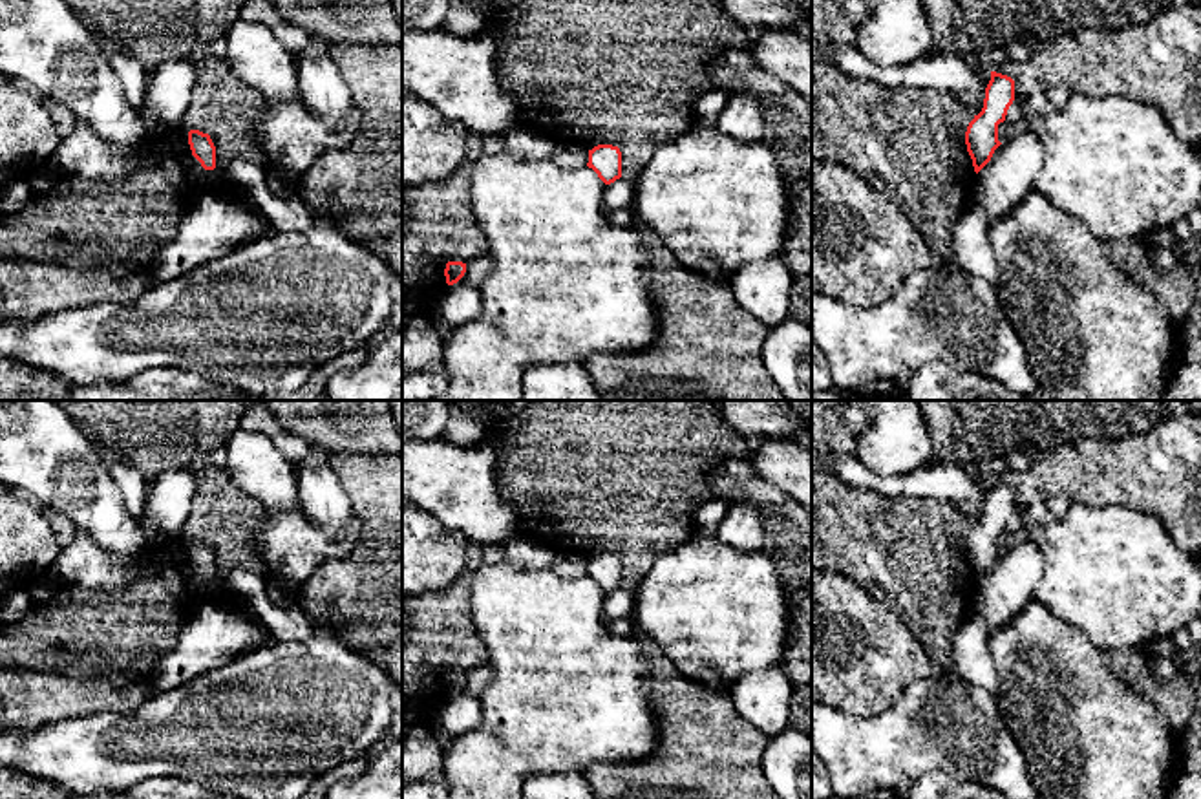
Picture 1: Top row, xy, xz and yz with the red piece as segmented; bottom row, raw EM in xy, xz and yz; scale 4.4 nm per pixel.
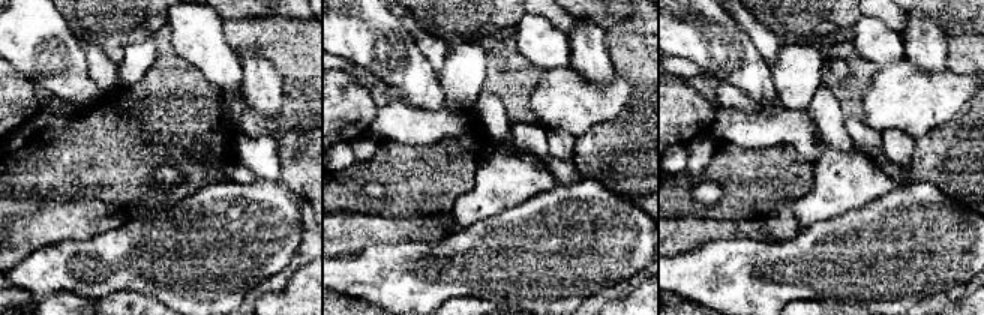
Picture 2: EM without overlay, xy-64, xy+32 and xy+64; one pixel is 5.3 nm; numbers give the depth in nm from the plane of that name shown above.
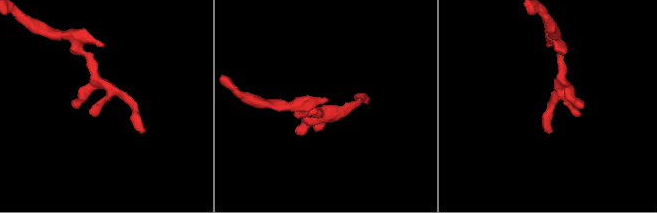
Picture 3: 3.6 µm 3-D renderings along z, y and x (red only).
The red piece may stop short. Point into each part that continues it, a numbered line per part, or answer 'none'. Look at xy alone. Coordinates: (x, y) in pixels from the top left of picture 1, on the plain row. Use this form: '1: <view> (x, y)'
none

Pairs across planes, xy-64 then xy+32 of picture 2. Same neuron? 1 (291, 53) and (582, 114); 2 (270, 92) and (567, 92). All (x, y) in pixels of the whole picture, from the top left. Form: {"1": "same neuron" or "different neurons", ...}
{"1": "different neurons", "2": "different neurons"}

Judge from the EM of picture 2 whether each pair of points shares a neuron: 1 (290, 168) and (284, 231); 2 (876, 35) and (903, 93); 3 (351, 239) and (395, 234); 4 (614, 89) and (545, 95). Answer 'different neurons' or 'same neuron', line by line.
1: different neurons
2: different neurons
3: same neuron
4: same neuron

